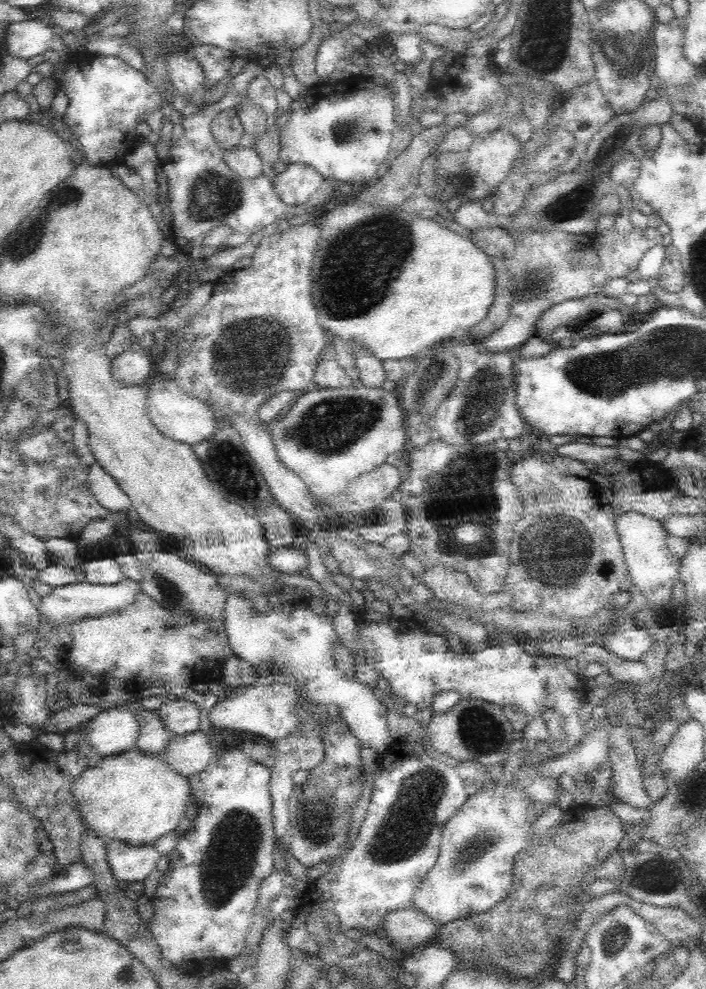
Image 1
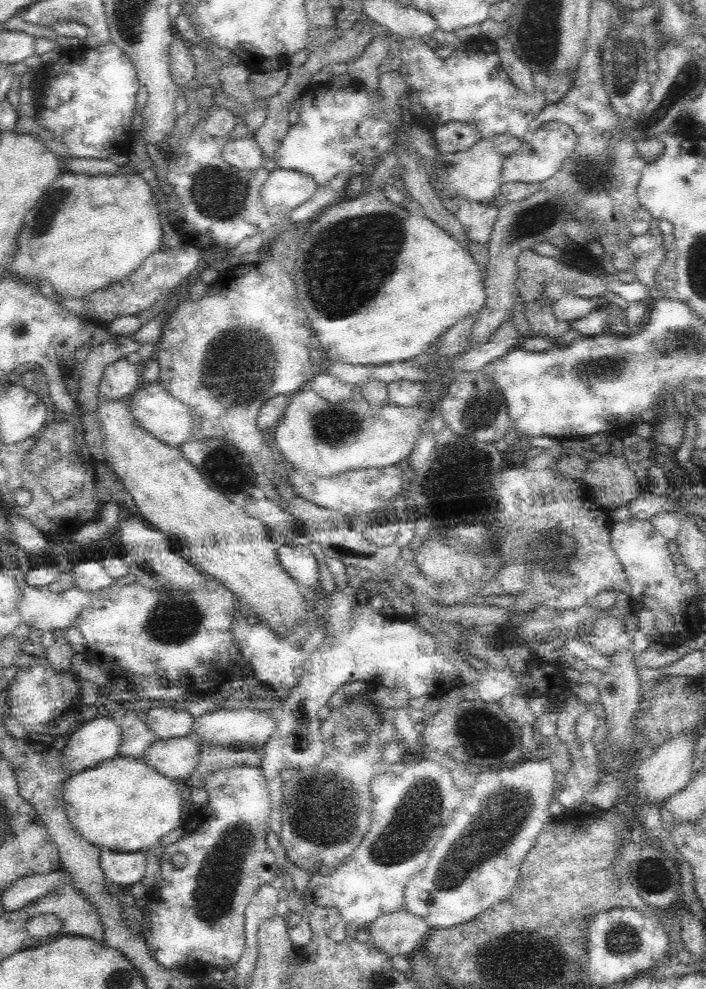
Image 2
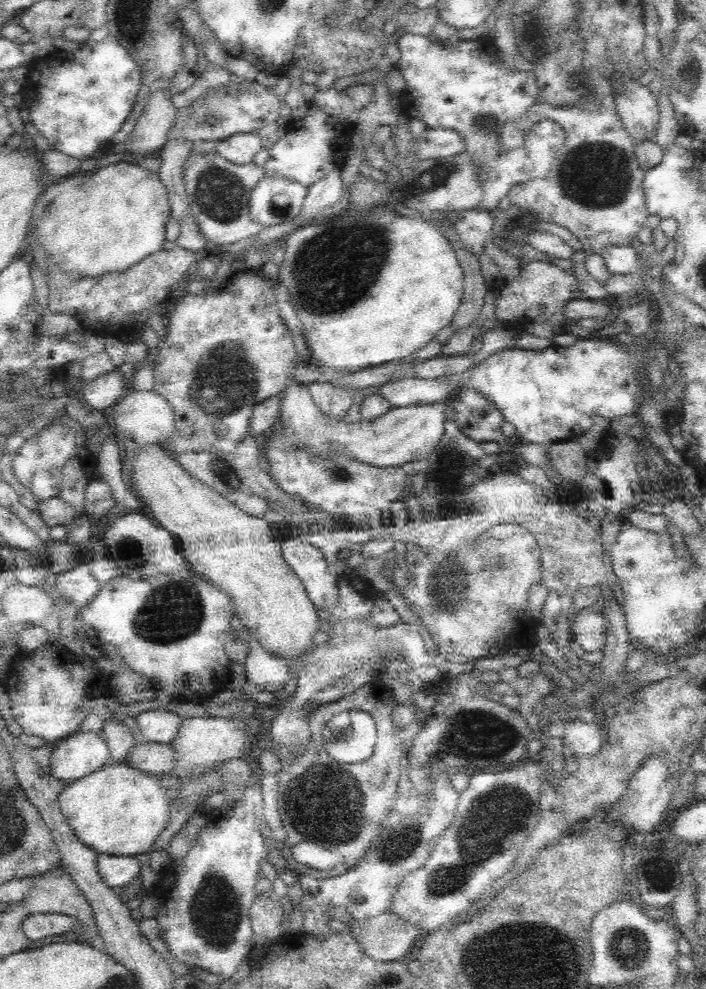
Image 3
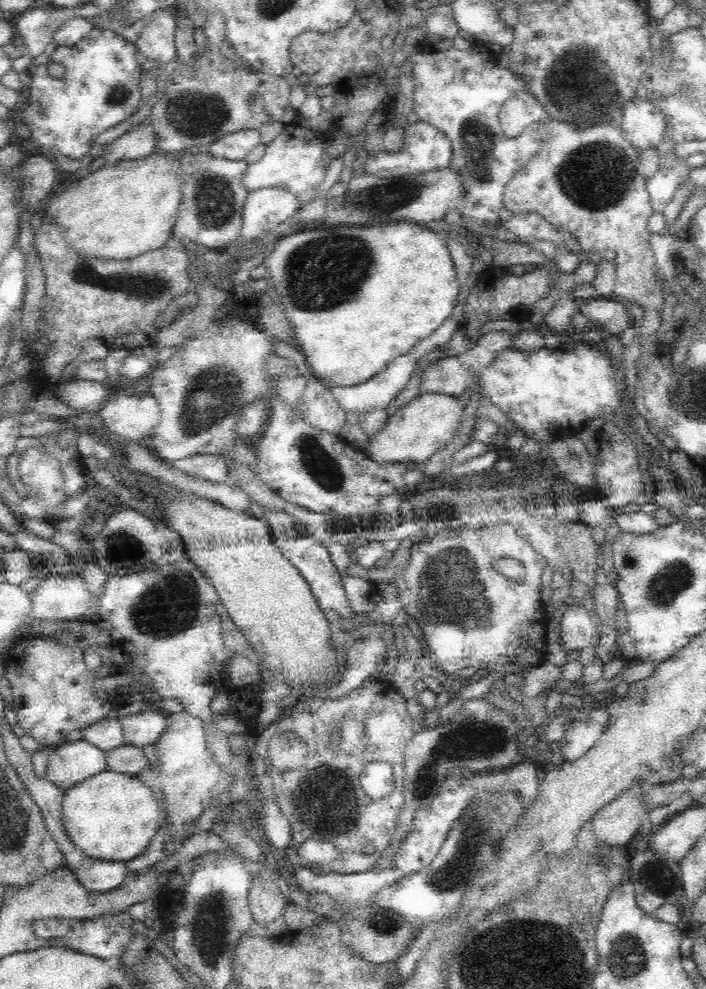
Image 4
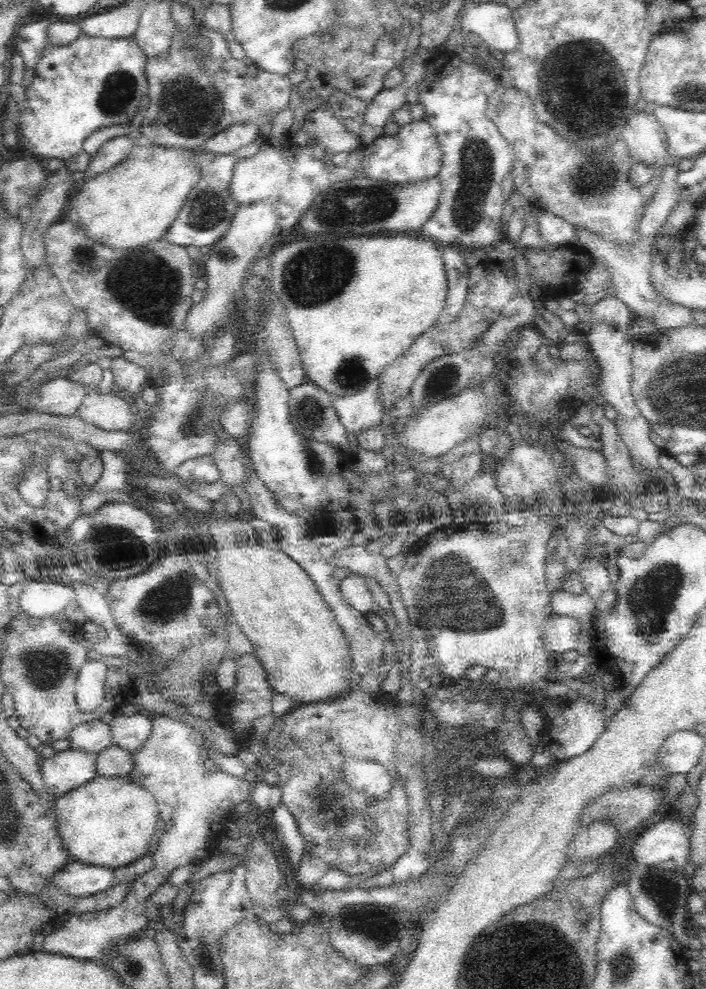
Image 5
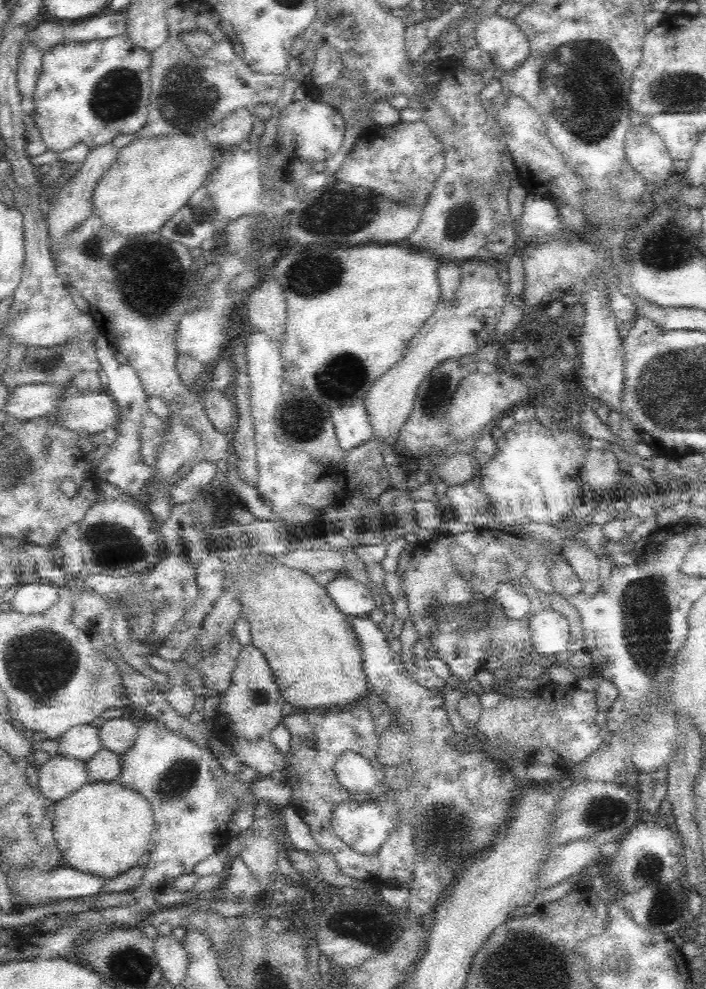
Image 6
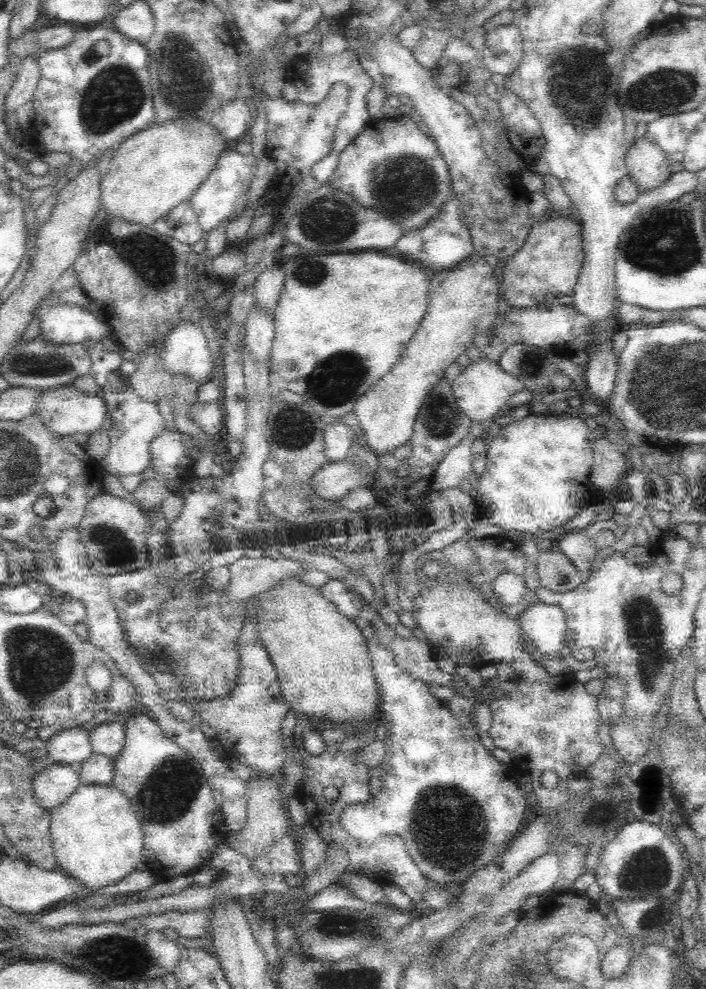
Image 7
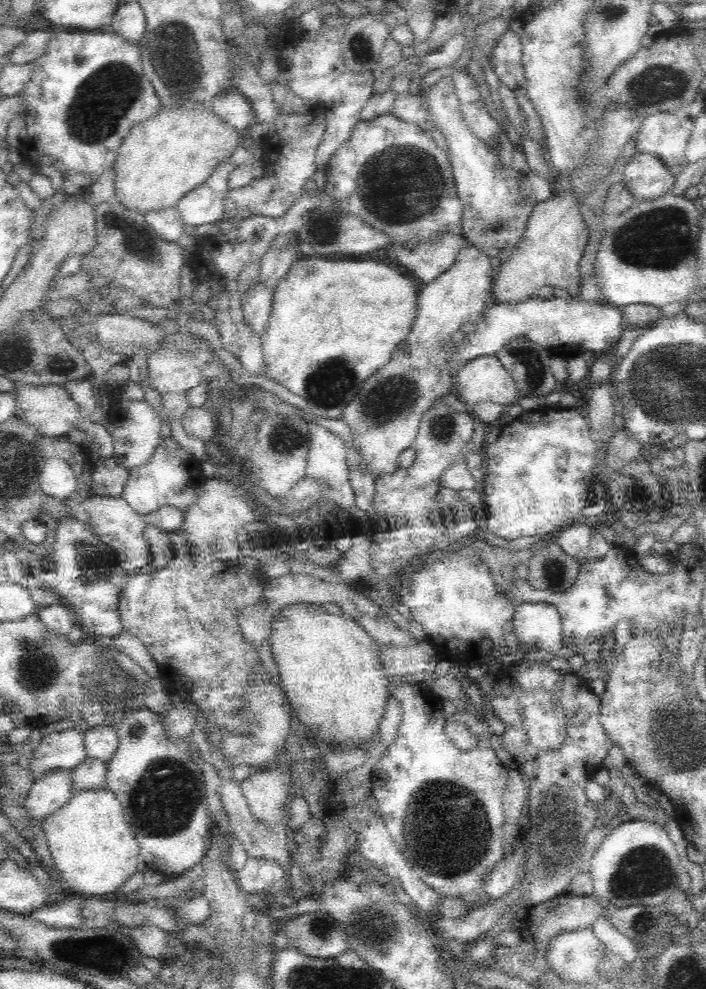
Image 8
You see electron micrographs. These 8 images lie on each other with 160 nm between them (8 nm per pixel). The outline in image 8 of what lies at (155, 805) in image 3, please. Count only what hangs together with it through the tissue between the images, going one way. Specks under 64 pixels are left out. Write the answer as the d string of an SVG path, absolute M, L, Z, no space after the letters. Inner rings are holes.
M105 788L102 790L87 790L75 792L72 798L53 812L52 816L41 821L42 829L48 841L49 851L53 858L53 867L66 884L69 892L78 892L83 896L96 896L114 892L138 870L140 862L139 844L134 837L132 828L128 826L126 816L122 814L122 805L118 797Z

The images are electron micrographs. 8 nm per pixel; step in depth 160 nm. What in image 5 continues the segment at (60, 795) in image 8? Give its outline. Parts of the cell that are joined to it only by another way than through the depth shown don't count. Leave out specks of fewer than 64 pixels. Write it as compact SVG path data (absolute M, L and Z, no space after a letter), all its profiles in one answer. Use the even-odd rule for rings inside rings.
M82 750L57 752L54 758L40 763L41 775L48 792L66 794L98 776L96 756Z

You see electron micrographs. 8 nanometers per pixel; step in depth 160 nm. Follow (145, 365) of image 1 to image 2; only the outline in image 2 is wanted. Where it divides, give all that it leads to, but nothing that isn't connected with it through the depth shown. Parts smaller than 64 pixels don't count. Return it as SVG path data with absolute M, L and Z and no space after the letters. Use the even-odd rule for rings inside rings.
M125 359L116 360L106 366L99 382L99 395L108 400L128 398L142 382L140 364Z

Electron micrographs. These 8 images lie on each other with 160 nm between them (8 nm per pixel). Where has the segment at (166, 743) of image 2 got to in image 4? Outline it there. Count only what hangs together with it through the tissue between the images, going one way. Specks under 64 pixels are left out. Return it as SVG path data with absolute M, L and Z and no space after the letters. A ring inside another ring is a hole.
M123 744L113 750L105 752L106 769L112 772L139 776L149 766L143 750Z

